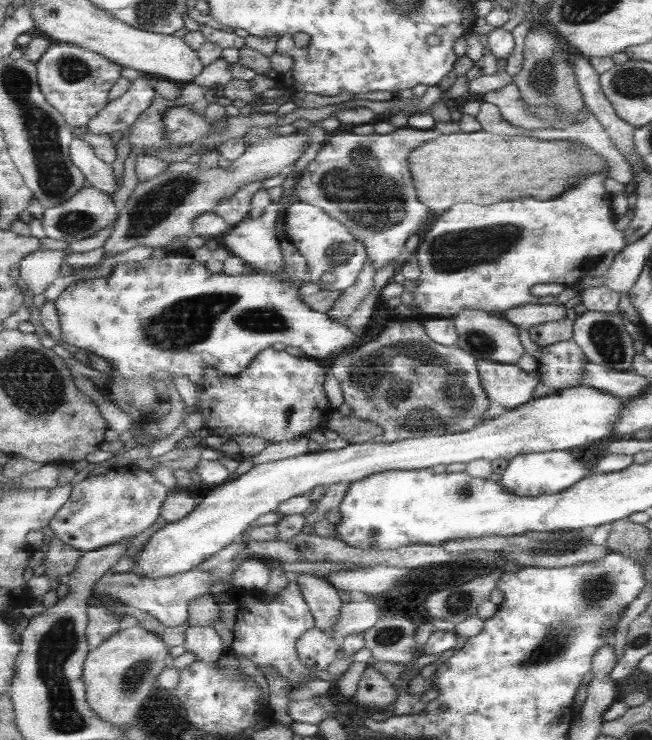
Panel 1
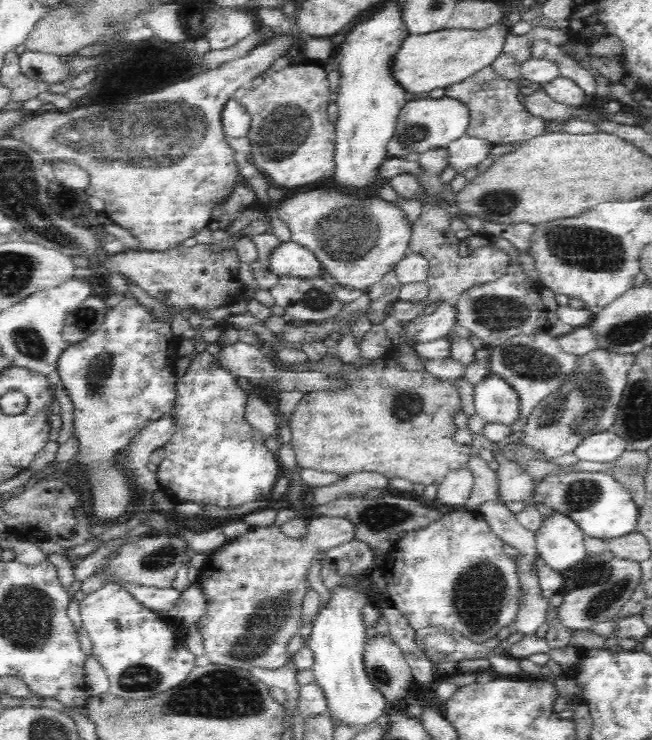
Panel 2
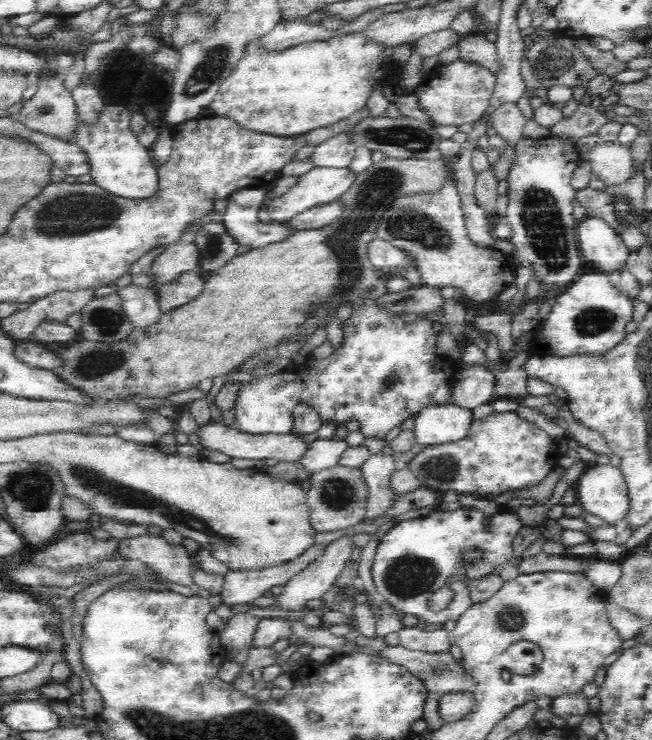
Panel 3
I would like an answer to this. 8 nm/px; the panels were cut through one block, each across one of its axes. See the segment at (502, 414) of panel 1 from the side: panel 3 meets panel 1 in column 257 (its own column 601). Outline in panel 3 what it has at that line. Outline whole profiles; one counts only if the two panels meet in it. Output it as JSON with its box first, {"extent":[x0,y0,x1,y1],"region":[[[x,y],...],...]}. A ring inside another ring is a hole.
{"extent":[576,463,631,525],"region":[[[594,463],[578,478],[576,504],[584,513],[602,518],[606,525],[614,525],[627,517],[631,500],[627,484],[619,467]]]}

